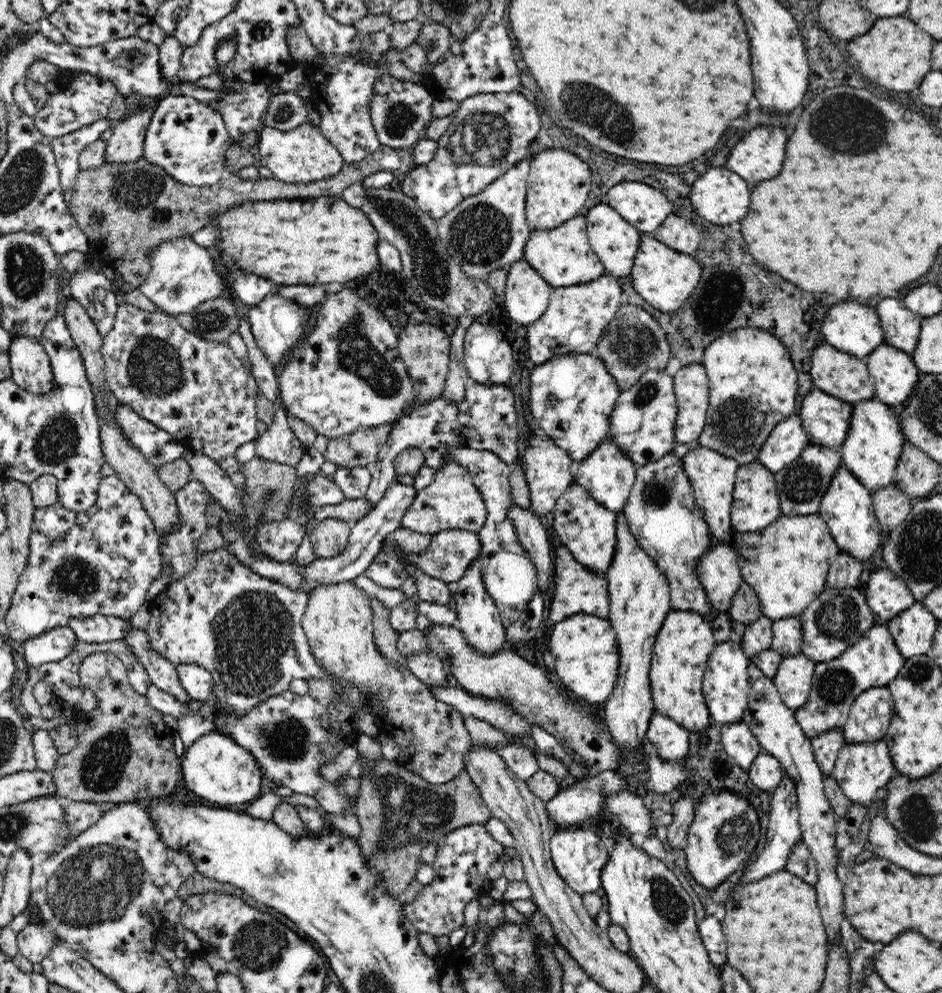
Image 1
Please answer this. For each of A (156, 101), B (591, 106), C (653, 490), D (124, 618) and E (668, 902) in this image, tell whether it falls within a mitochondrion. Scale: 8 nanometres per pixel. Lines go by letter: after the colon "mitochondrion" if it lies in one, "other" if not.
A: other
B: mitochondrion
C: mitochondrion
D: other
E: mitochondrion

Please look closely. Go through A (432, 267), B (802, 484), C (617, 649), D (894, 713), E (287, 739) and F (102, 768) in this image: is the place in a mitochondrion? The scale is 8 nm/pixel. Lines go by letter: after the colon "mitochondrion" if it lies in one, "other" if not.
A: mitochondrion
B: mitochondrion
C: other
D: other
E: mitochondrion
F: mitochondrion

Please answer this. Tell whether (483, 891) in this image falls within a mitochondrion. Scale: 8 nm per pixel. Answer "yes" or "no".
no

